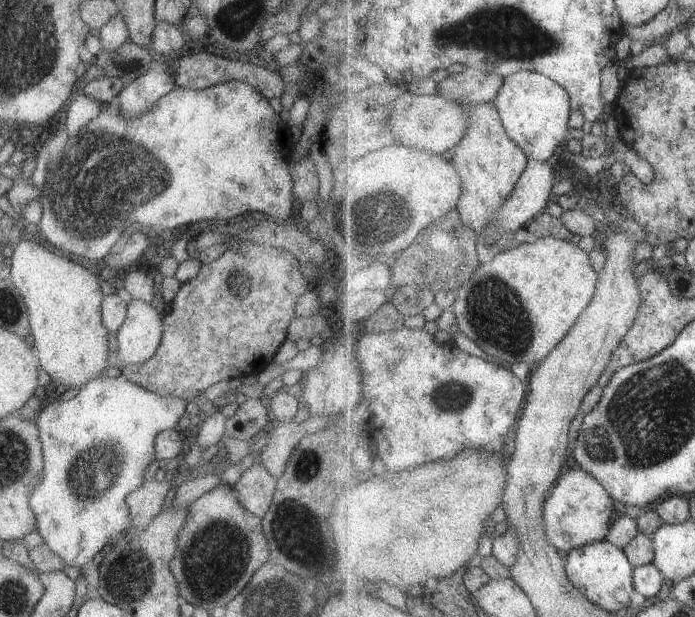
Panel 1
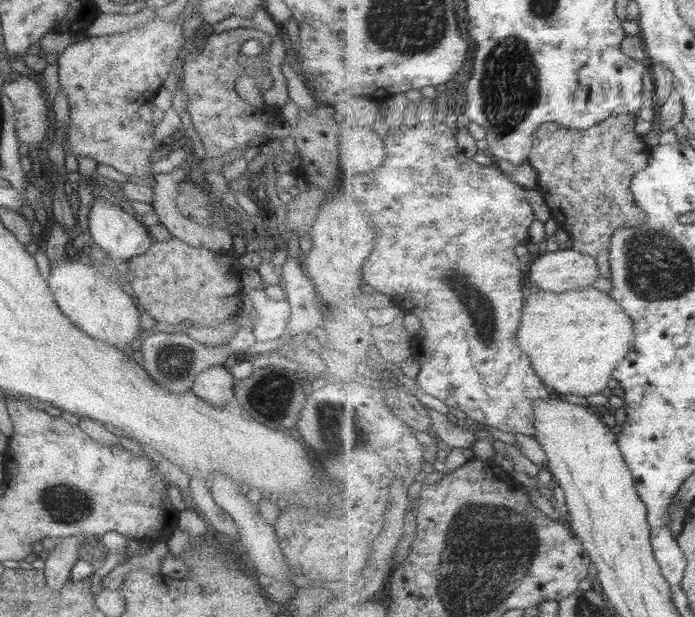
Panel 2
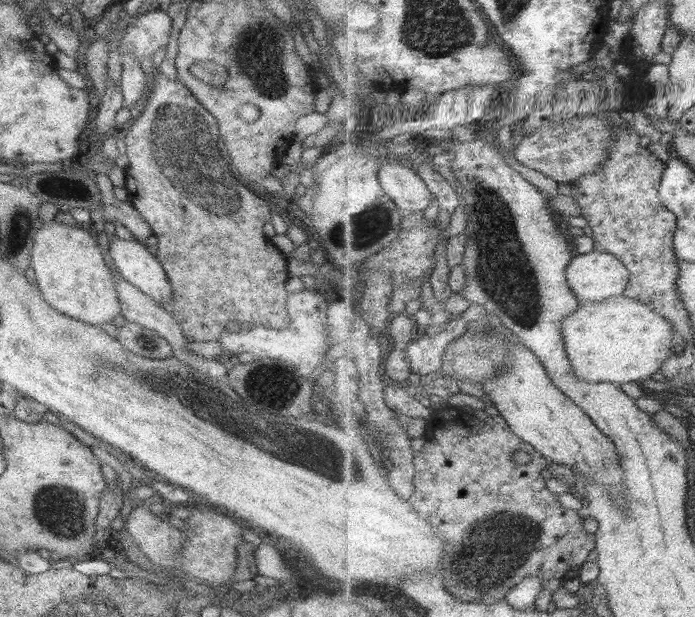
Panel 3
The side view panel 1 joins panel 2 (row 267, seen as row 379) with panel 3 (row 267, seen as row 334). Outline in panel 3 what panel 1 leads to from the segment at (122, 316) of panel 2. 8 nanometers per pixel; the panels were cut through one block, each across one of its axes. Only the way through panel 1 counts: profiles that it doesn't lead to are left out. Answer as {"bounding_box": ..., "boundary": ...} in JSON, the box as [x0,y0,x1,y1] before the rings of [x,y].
{"bounding_box":[30,221,122,327],"boundary":[[[51,221],[36,231],[33,240],[30,267],[37,289],[51,308],[96,327],[111,323],[120,314],[122,308],[111,278],[111,268],[103,263],[101,248],[89,232],[76,225],[66,226]]]}

